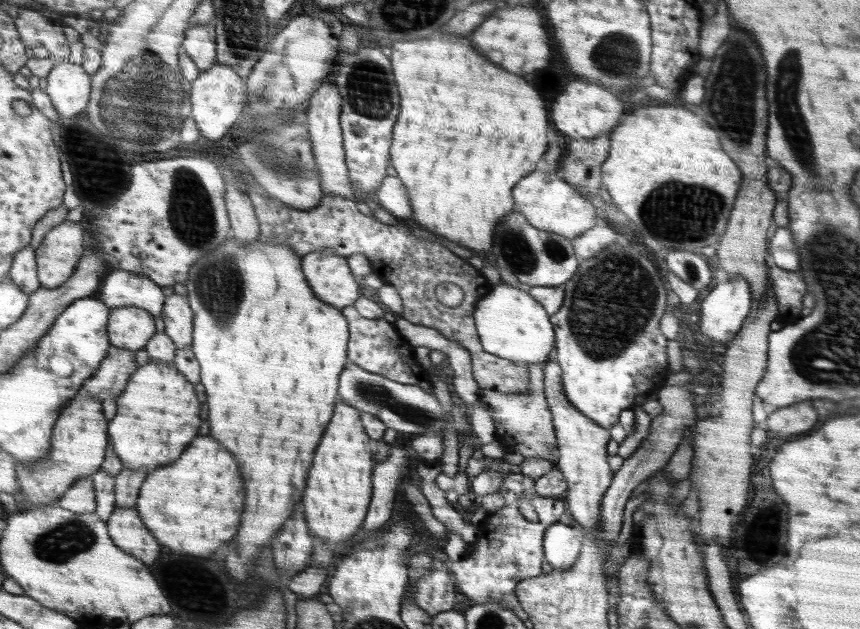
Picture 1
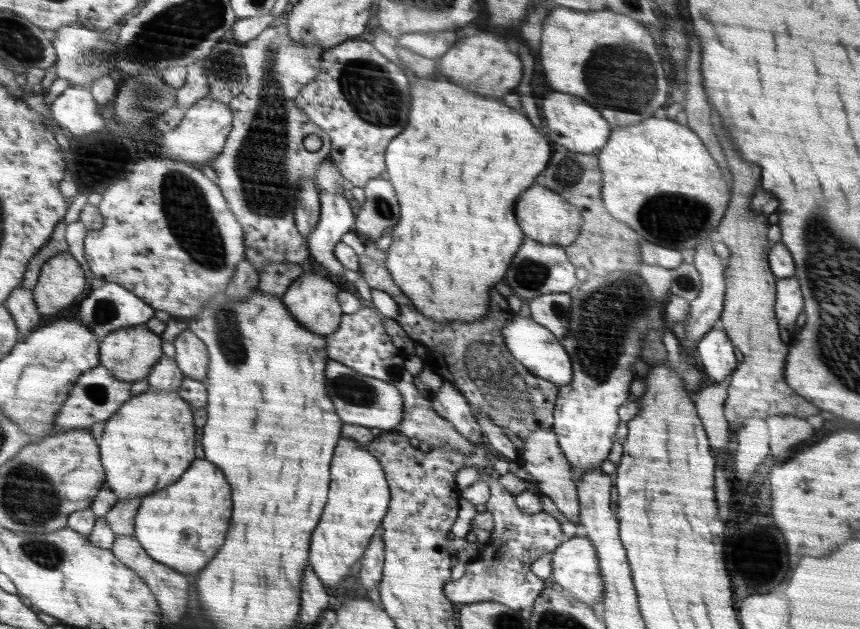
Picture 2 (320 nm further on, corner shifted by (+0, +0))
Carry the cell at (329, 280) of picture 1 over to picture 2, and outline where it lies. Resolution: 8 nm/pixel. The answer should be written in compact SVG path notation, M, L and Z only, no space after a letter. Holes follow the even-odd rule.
M316 272L302 274L296 279L288 290L283 294L282 299L292 315L312 332L319 333L320 336L328 336L340 326L342 322L343 309L339 303L338 296L343 292L344 287L341 282L336 282L328 277L322 277Z

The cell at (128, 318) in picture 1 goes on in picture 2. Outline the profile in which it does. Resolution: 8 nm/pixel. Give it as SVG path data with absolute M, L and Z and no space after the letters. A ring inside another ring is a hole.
M144 324L110 332L100 344L100 359L103 367L110 369L112 375L120 380L132 383L147 378L151 374L152 367L159 362L160 356L162 356L162 340L155 333L146 330Z

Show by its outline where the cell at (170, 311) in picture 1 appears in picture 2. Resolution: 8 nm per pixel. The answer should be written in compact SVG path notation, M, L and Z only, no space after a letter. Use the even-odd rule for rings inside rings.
M186 329L177 335L173 345L176 348L174 360L177 362L177 367L185 376L205 383L210 366L210 353L204 341L190 329Z

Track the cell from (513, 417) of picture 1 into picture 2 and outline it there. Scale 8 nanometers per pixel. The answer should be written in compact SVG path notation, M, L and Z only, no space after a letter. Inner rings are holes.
M552 427L548 430L539 428L522 440L522 448L517 449L518 455L516 462L523 466L526 472L535 478L538 483L535 484L535 491L541 495L548 495L548 498L556 504L558 510L570 520L579 524L579 500L577 497L577 484L572 481L572 472L568 459L562 454L558 446L557 436Z

